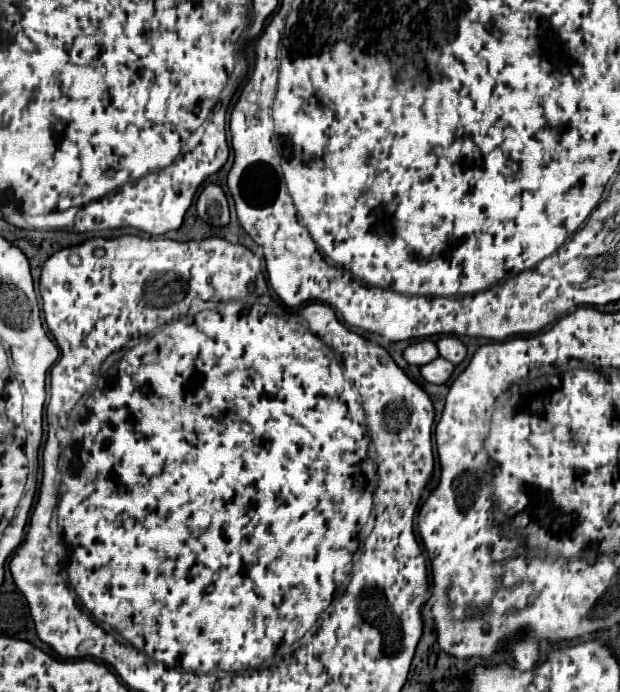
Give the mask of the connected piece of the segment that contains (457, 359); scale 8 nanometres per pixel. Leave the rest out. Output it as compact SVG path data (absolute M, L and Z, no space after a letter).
M440 337L436 341L436 347L438 347L440 357L444 357L446 361L450 361L454 365L462 363L466 357L466 347L458 337Z

